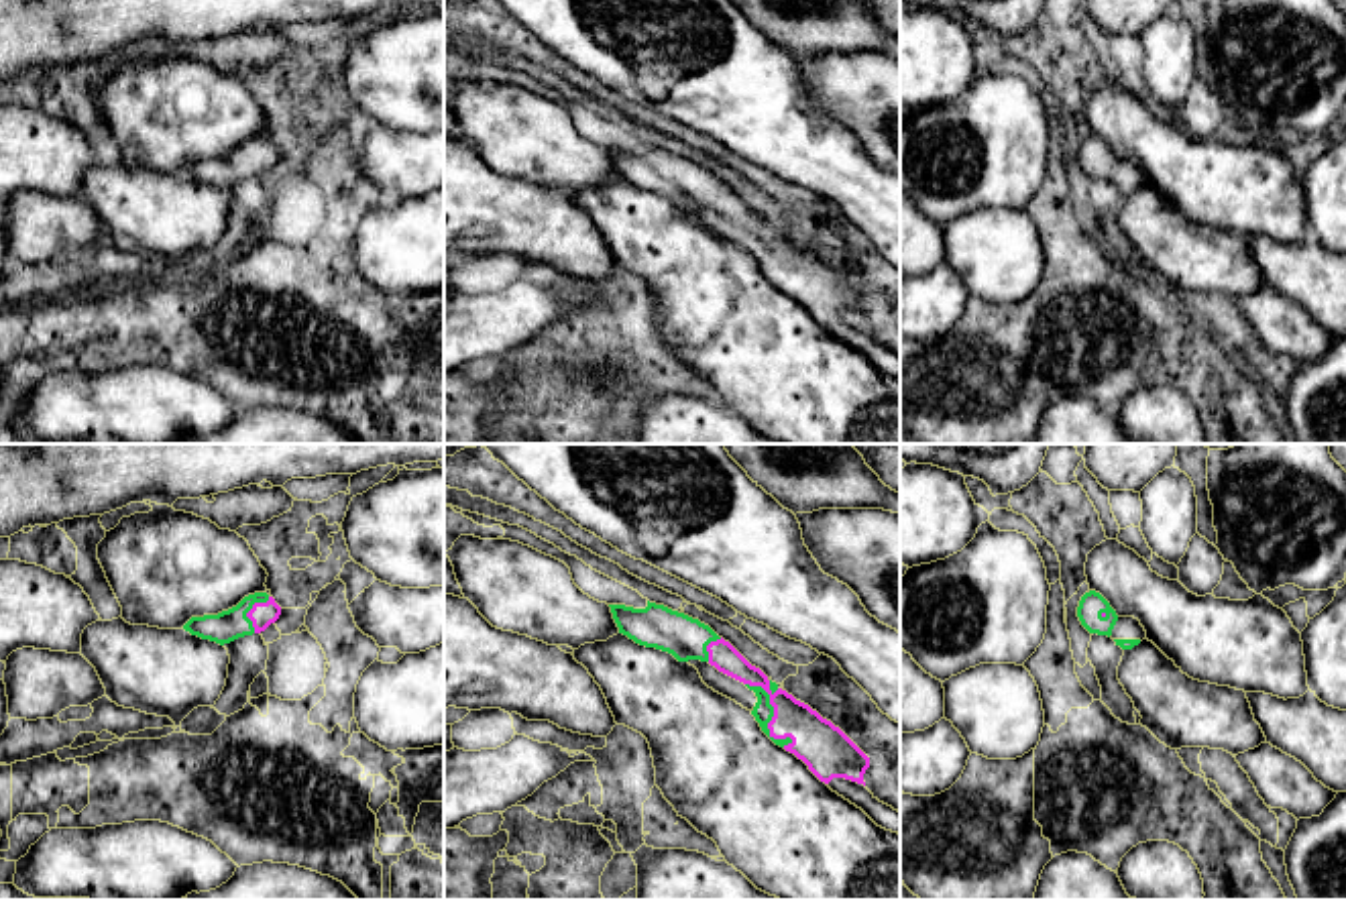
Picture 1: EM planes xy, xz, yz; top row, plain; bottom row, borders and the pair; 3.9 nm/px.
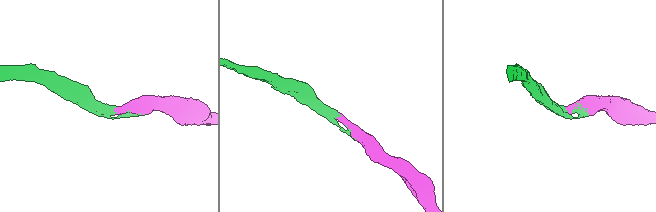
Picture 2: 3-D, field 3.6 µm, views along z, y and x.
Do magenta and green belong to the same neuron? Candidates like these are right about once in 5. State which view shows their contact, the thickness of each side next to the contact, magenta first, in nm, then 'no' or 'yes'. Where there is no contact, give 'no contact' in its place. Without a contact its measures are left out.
meets magenta in xz; 190 nm thick on the magenta side, 80 nm on the other; yes

